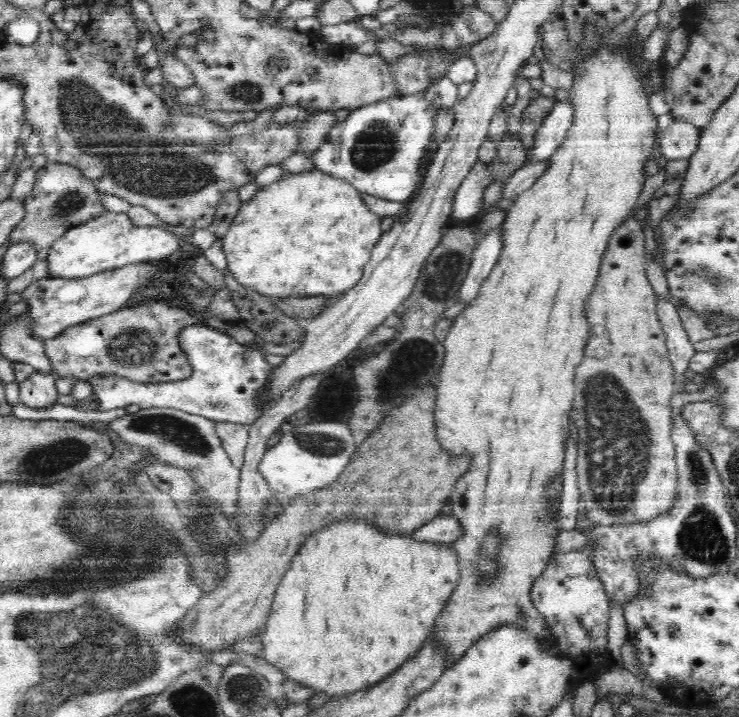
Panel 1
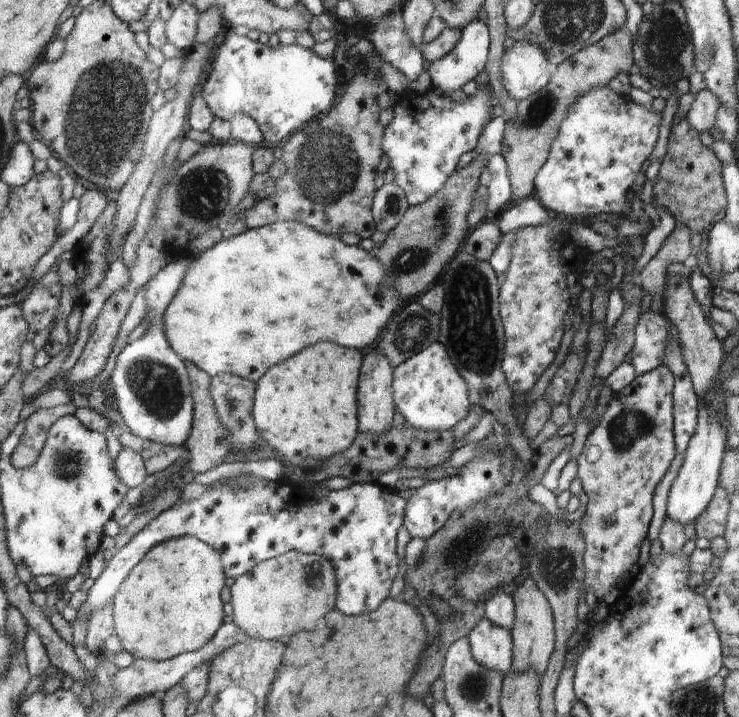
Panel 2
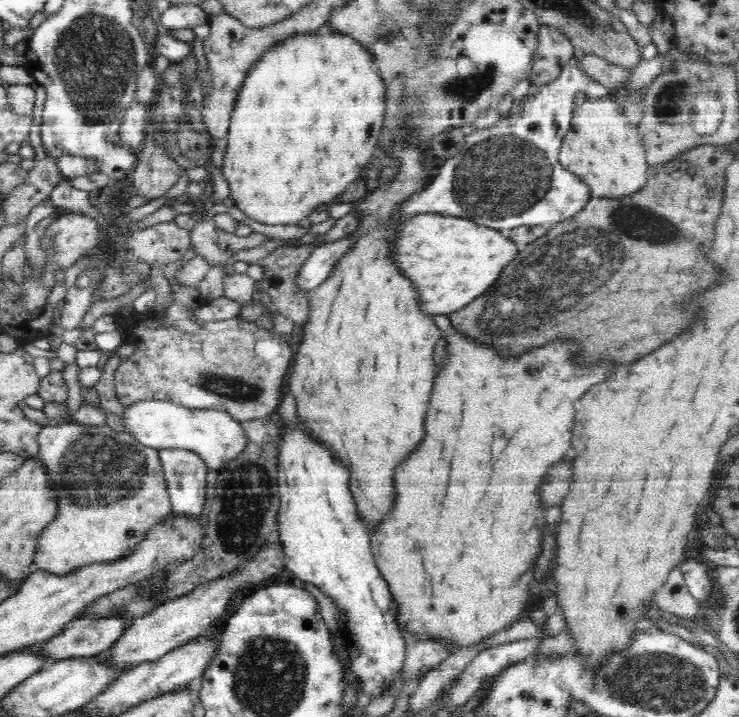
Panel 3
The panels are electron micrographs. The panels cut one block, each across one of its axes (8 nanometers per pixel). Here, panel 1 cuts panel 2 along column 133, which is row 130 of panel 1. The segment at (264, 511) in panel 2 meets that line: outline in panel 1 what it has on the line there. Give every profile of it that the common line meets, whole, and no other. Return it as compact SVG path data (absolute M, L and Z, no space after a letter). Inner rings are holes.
M558 101L550 110L550 114L542 120L534 144L527 153L527 162L550 159L550 156L566 142L572 124L575 124L575 107L568 101Z

